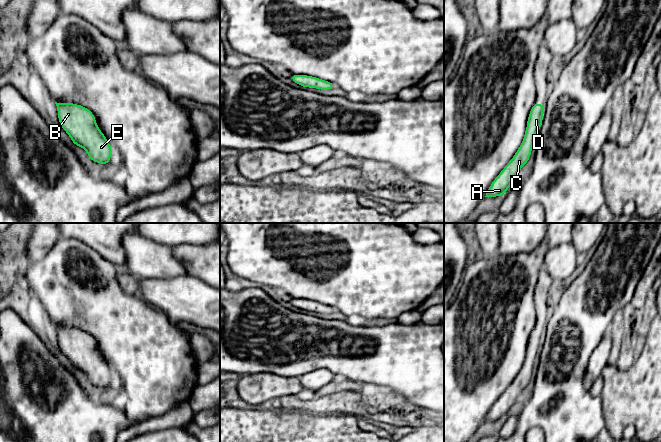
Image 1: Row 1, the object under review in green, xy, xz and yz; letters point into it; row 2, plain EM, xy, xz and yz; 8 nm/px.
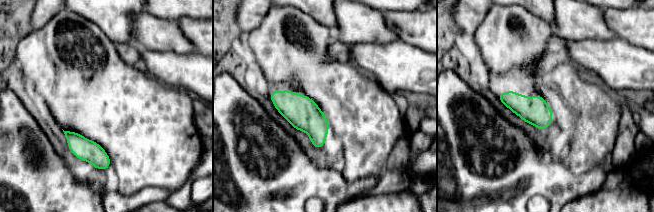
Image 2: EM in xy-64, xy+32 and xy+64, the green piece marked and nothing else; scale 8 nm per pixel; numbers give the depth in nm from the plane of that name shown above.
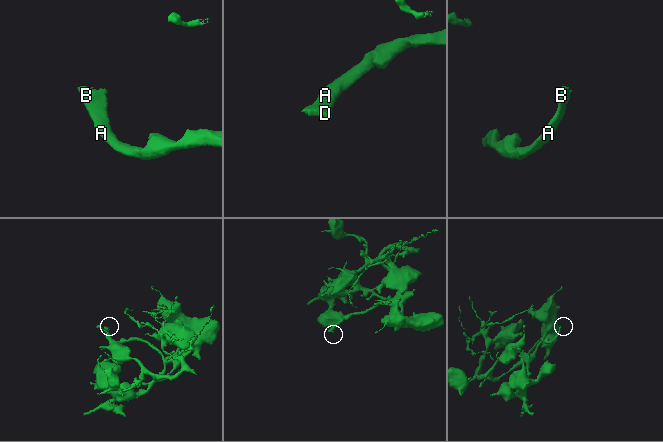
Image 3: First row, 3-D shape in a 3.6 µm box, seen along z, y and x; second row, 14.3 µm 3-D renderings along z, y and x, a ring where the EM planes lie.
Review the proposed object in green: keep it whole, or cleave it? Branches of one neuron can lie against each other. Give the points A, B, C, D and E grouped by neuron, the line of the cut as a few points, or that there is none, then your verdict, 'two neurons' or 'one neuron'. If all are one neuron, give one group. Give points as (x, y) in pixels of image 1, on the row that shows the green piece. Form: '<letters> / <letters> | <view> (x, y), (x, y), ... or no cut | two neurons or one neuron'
A B C D E | no cut | one neuron

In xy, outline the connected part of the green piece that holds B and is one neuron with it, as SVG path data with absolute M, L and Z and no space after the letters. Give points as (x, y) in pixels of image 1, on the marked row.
M57 102L55 104L59 123L74 145L85 149L91 161L108 165L112 148L96 125L94 114L78 104Z

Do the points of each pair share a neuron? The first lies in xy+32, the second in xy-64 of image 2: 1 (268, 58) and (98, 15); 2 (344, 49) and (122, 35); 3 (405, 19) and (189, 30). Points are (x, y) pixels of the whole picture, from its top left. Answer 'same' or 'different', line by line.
1: different
2: different
3: same

